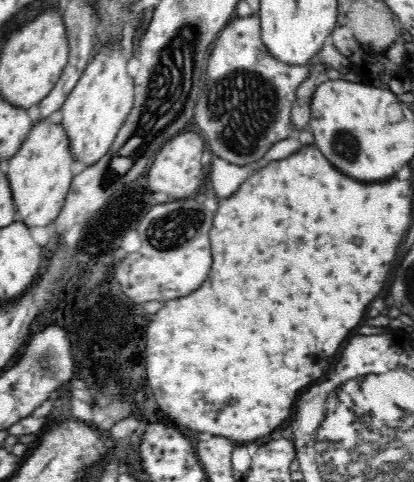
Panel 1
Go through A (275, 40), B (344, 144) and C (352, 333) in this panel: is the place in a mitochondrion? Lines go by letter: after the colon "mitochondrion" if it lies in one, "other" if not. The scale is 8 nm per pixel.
A: other
B: mitochondrion
C: other

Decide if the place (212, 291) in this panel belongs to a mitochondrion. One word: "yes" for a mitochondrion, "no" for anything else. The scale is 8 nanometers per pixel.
no

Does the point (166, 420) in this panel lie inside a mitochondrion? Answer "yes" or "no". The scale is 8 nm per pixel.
no

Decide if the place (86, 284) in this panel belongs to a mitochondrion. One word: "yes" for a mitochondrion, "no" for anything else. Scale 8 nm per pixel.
no

